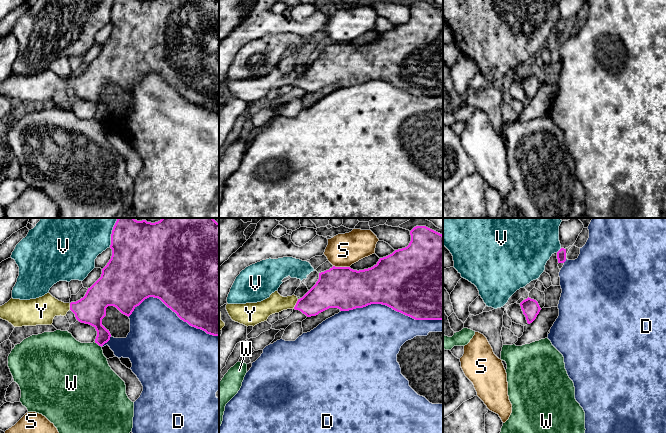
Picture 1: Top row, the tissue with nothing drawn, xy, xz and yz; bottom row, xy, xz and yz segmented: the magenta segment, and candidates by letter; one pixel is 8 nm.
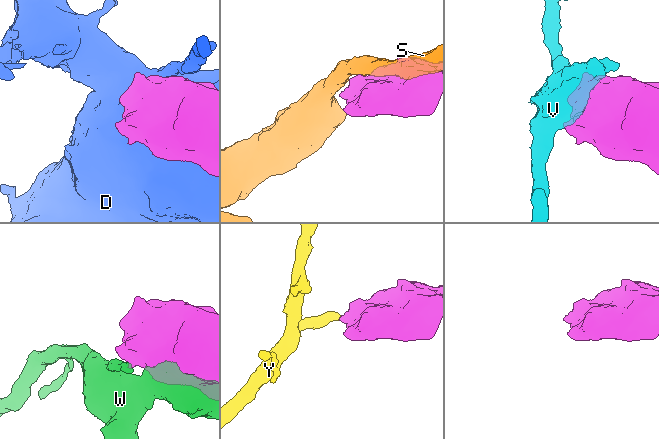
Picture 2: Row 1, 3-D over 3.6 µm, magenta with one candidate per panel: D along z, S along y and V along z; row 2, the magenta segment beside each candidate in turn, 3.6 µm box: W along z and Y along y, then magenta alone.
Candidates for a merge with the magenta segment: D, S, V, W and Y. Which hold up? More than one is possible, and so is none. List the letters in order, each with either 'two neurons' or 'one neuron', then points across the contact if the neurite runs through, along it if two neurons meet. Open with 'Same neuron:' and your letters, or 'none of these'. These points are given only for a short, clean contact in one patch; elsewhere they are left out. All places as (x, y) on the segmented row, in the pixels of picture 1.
Same neuron: Y
D: two neurons
S: two neurons
V: two neurons
W: two neurons
Y: one neuron; runs through xz (325, 294), (311, 304), (296, 304), (276, 303)

